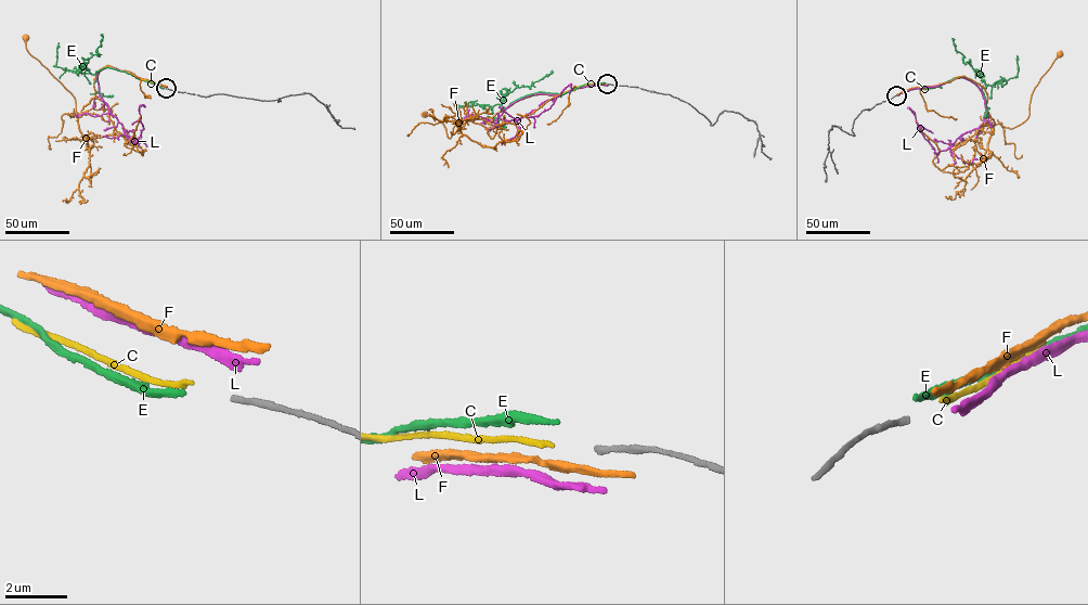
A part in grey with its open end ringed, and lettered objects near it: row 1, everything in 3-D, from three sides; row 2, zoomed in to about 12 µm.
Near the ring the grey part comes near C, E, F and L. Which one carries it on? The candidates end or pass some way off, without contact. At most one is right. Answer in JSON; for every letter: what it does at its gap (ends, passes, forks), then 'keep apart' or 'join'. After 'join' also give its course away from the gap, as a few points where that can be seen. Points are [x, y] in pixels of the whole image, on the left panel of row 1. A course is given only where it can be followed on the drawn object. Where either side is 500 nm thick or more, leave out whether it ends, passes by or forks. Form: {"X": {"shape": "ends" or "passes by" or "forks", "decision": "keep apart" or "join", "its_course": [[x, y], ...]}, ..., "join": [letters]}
{"C": {"shape": "ends", "decision": "join", "its_course": [[164, 88], [141, 80]]}, "E": {"shape": "ends", "decision": "keep apart"}, "F": {"shape": "ends", "decision": "keep apart"}, "L": {"shape": "ends", "decision": "keep apart"}, "join": ["C"]}

